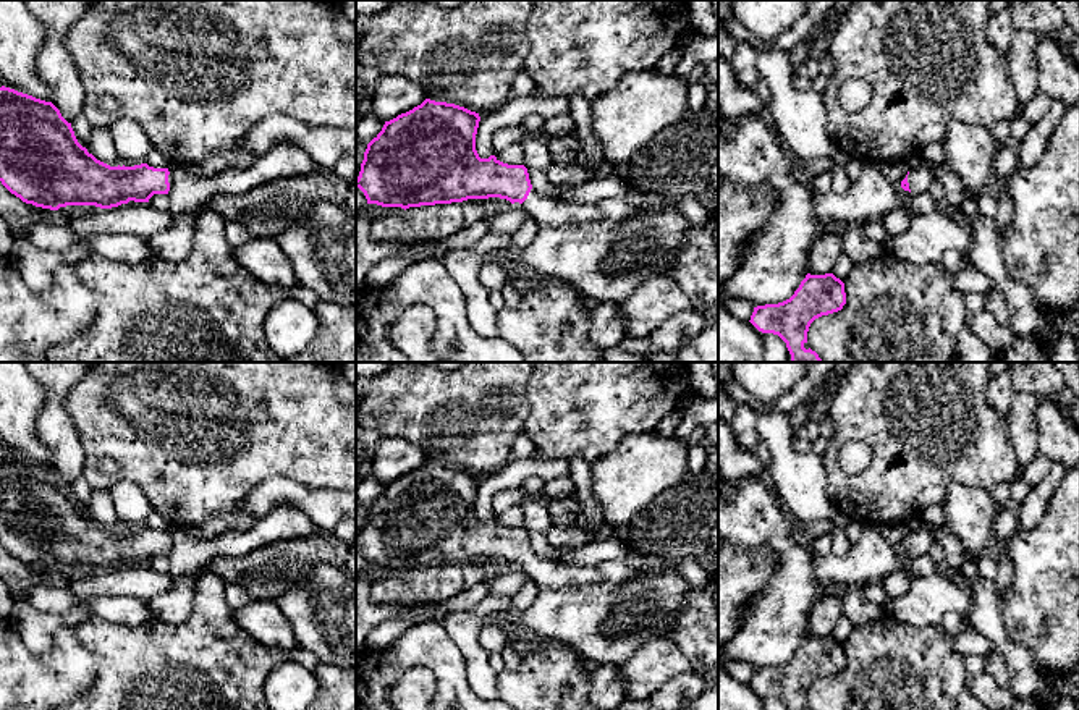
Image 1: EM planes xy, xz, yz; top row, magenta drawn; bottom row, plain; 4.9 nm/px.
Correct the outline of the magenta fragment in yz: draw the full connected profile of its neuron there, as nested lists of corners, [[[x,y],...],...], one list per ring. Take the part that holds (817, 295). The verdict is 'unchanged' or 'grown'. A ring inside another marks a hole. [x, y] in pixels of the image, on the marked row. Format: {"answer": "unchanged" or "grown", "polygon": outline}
{"answer": "unchanged", "polygon": [[[807,273],[789,299],[754,307],[749,322],[762,333],[778,335],[791,354],[789,362],[823,362],[815,351],[804,348],[809,327],[844,304],[844,283],[840,278]]]}

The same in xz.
{"answer": "grown", "polygon": [[[425,99],[413,110],[385,121],[382,131],[367,144],[356,188],[364,192],[367,204],[404,210],[468,199],[500,197],[511,204],[519,202],[539,226],[553,228],[595,220],[623,222],[642,213],[642,209],[620,197],[574,204],[540,196],[532,189],[524,165],[508,165],[495,155],[479,157],[476,150],[479,121],[479,113],[464,107]]]}

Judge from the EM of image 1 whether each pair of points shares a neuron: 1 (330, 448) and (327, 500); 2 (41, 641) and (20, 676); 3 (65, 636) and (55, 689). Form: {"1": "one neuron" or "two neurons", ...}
{"1": "two neurons", "2": "two neurons", "3": "one neuron"}

